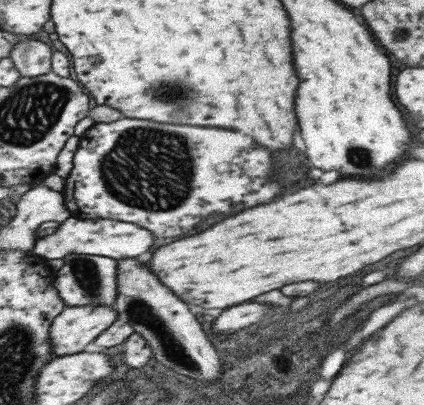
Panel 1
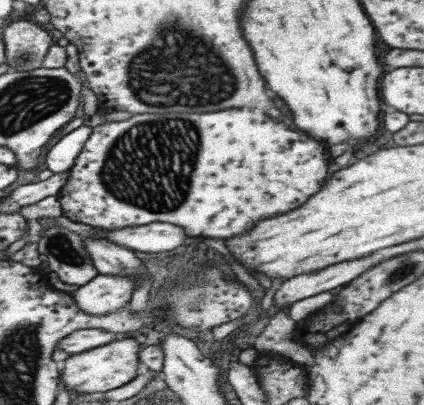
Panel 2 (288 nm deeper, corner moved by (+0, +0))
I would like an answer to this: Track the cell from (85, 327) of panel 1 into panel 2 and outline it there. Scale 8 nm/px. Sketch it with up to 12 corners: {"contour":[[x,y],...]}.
{"contour":[[95,276],[71,292],[87,316],[107,316],[131,302],[135,282]]}

